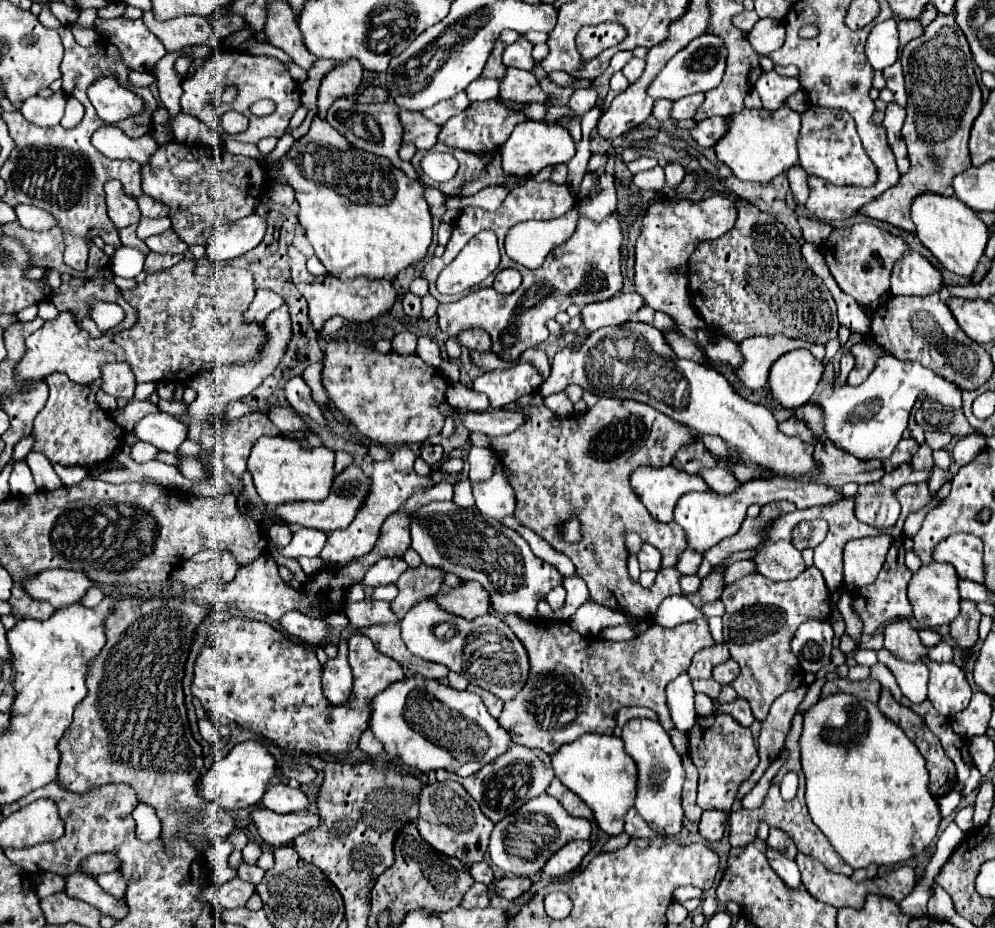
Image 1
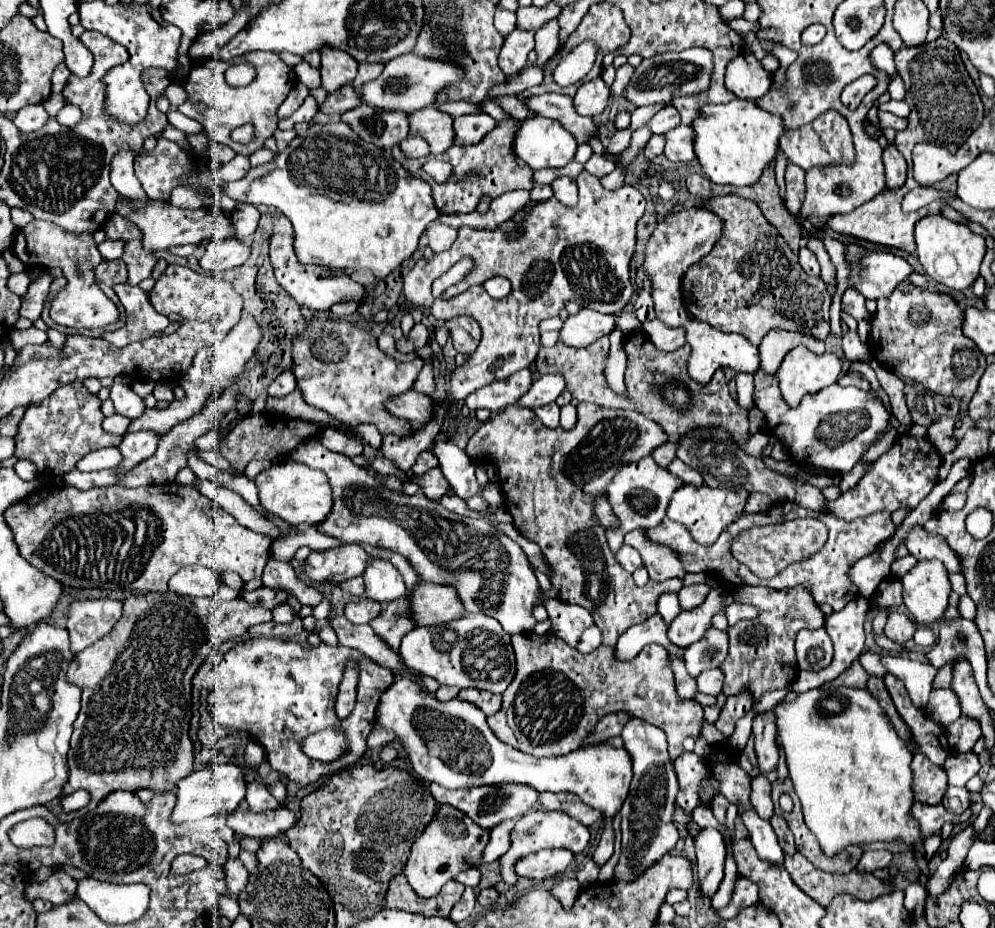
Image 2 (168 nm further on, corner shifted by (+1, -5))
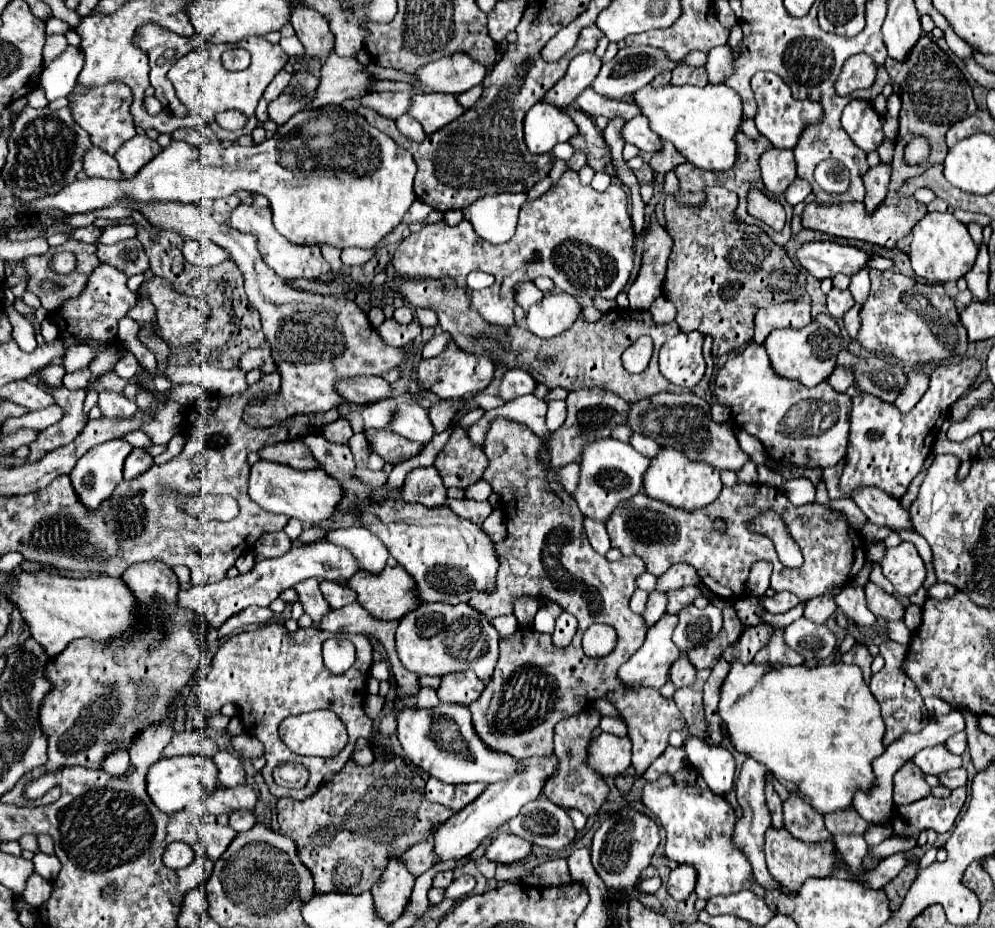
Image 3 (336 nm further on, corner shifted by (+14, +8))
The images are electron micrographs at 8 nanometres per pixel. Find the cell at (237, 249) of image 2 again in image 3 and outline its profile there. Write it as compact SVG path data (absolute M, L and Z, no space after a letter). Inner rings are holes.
M188 239L182 247L182 253L188 263L200 265L200 267L218 265L224 259L228 259L228 253L222 247L218 247L212 241L198 241L198 239Z

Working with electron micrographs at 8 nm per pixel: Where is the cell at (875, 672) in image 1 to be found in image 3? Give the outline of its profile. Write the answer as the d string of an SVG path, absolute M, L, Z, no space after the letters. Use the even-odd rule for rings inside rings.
M890 639L880 643L880 655L884 657L886 665L872 675L870 681L870 691L872 695L878 699L880 707L882 707L882 719L886 723L886 735L884 735L884 745L890 745L892 741L900 739L904 733L920 733L924 729L924 725L928 723L930 715L924 709L922 697L914 685L914 681L906 675L901 669L905 656L907 655L908 646L900 643L894 643Z

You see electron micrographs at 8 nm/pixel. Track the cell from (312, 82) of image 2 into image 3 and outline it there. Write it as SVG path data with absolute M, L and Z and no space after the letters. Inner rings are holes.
M298 37L280 39L280 47L284 49L284 53L286 53L288 57L298 57L298 59L302 59L302 57L304 57L304 47L300 45Z

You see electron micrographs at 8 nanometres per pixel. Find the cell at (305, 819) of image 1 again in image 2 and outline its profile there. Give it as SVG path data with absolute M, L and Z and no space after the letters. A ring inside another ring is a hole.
M237 808L233 814L227 816L227 826L241 836L249 838L273 838L283 832L287 832L291 826L295 826L295 814L287 808L267 810L265 814L257 814L247 808Z

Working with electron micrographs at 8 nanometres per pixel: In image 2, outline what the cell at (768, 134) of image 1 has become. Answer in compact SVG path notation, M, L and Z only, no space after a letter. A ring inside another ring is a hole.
M731 100L727 104L701 106L701 114L693 120L693 150L703 174L713 184L751 186L759 180L763 168L773 162L779 136L785 132L781 118L755 106L753 100Z

